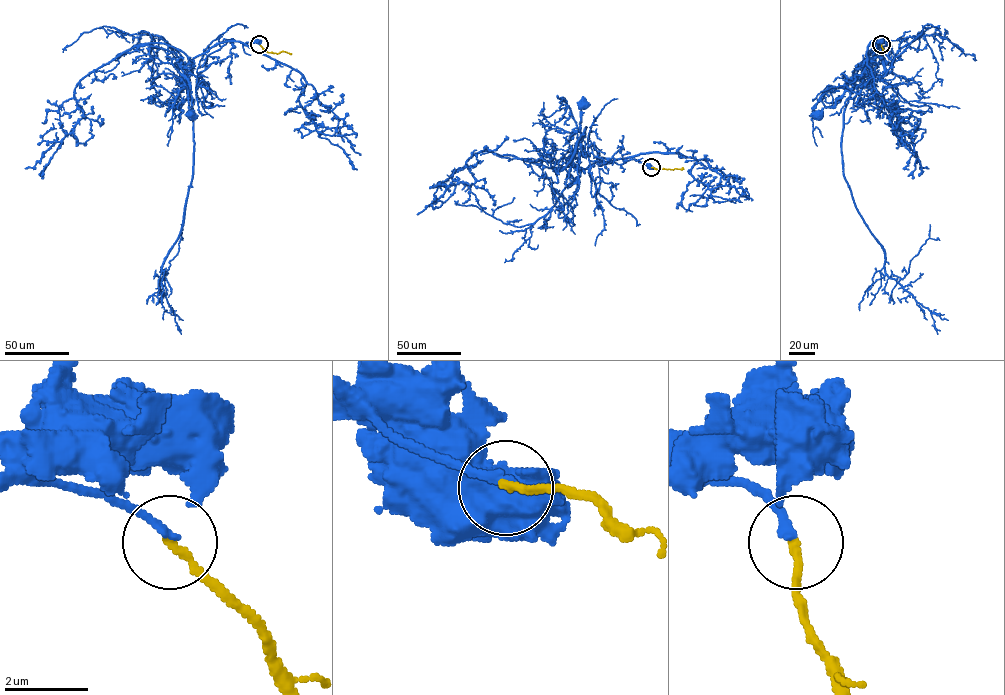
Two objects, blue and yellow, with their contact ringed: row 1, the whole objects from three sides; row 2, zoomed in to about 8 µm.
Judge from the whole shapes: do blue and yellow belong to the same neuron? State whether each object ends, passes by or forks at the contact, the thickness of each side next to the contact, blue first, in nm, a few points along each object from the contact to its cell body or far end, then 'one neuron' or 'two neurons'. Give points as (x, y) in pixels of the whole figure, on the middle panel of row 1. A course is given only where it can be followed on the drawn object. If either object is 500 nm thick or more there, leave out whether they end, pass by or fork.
blue ends; yellow ends; calibres 190 and 180 nm; course blue (651, 167), (635, 159), (599, 165), (597, 161), (589, 161), (586, 154), (578, 159), (580, 104), (583, 103); course yellow (651, 167), (682, 167); one neuron

